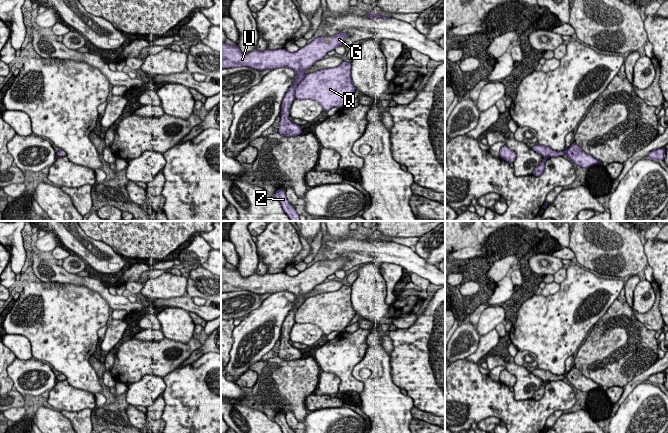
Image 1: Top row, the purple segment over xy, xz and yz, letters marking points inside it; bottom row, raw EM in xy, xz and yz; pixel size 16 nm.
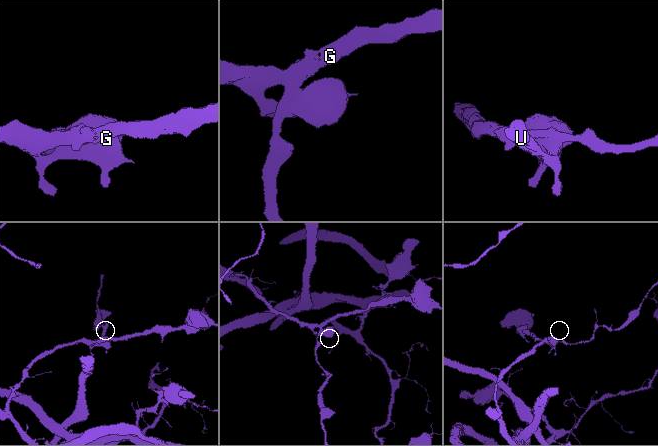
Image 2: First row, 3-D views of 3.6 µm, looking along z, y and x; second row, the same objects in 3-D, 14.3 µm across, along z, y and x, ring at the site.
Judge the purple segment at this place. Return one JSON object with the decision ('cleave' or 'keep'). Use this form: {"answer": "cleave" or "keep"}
{"answer": "keep"}

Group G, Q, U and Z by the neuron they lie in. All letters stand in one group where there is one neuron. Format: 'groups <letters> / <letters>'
groups G Q U Z

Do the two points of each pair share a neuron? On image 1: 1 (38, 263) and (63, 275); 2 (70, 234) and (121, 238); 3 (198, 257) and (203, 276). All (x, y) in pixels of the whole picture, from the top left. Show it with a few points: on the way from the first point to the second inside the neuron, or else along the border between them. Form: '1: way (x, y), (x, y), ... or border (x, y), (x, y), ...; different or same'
1: way (44, 269), (57, 273); same
2: border (83, 231), (89, 237), (101, 240), (108, 245); different
3: border (200, 265), (189, 271); different

